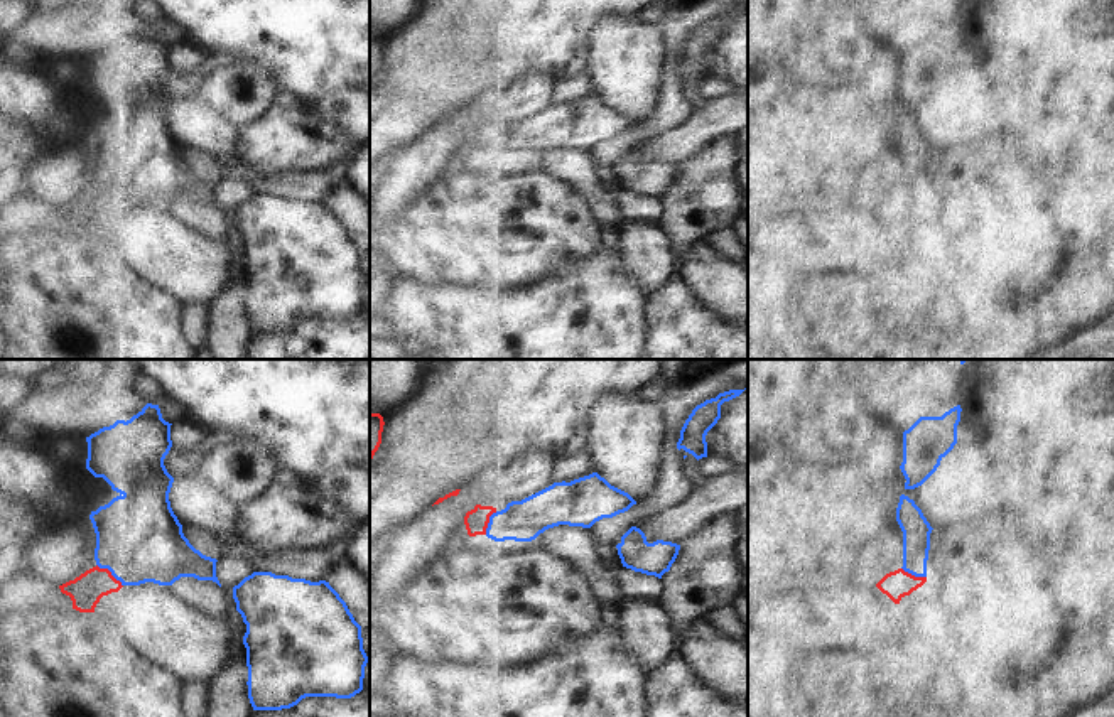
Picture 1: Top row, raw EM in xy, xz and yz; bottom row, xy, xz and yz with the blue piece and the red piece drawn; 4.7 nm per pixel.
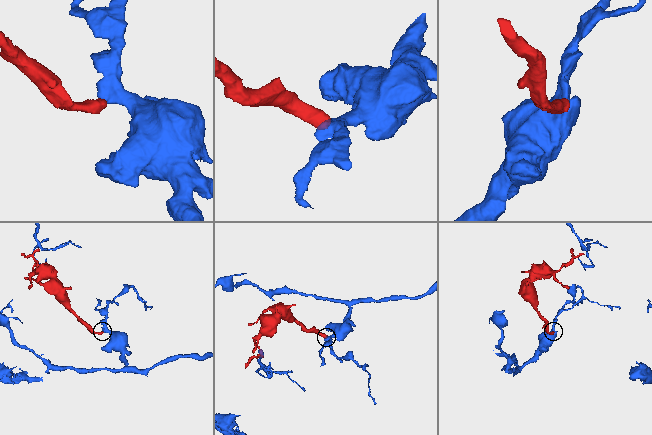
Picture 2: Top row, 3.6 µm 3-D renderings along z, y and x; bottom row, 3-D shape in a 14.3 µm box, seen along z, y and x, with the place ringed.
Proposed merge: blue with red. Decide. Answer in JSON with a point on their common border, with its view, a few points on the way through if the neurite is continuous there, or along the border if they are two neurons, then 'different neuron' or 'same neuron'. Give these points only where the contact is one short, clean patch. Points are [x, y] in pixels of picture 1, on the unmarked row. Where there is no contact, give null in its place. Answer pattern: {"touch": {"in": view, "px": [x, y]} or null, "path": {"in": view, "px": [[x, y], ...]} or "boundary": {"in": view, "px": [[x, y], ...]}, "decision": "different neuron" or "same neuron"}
{"touch": {"in": "xy", "px": [110, 193]}, "path": {"in": "xy", "px": [[139, 161], [110, 193], [85, 213]]}, "decision": "same neuron"}

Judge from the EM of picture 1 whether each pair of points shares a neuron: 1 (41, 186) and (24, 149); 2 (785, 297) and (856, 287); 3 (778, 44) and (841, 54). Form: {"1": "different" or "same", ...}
{"1": "different", "2": "different", "3": "same"}

